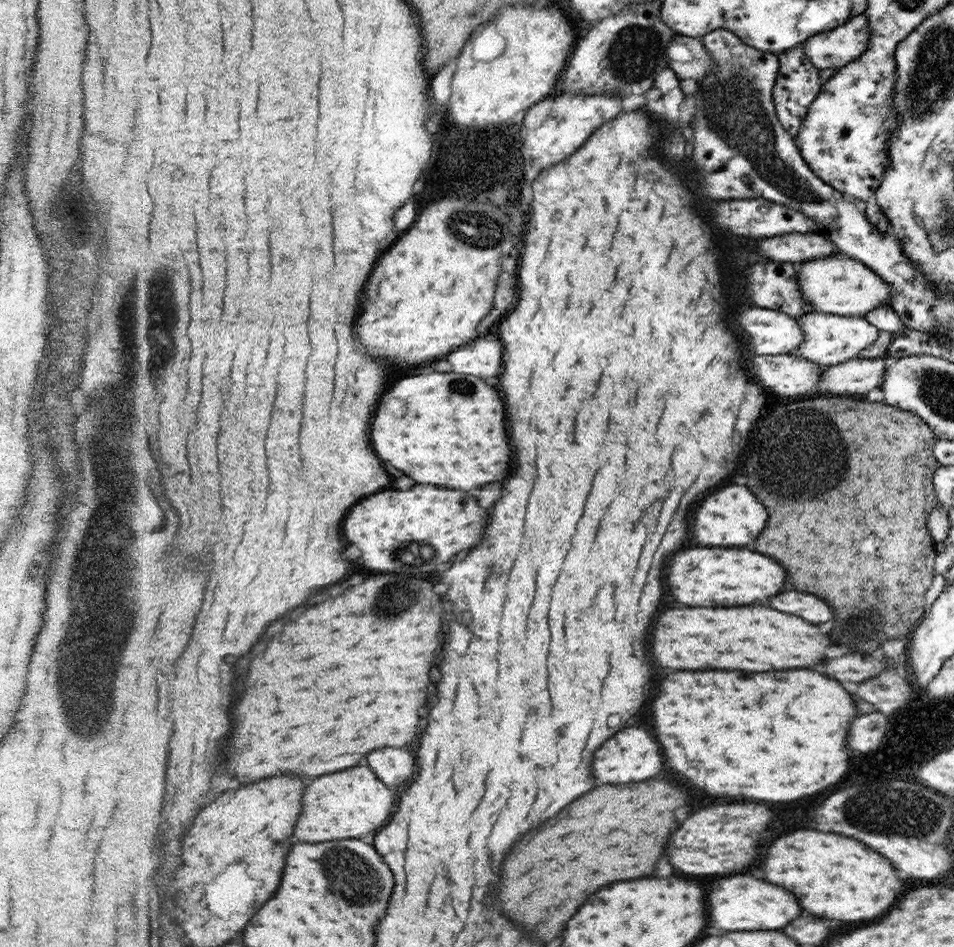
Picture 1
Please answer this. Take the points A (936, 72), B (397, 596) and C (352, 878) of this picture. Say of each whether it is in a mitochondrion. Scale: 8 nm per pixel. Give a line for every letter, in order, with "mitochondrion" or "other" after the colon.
A: mitochondrion
B: mitochondrion
C: mitochondrion

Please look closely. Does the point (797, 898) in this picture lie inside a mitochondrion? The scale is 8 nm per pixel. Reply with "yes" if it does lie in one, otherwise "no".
no

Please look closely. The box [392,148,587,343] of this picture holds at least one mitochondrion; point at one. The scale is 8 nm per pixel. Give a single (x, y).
(473, 230)

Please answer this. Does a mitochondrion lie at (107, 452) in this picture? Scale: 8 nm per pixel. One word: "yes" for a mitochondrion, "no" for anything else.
yes

